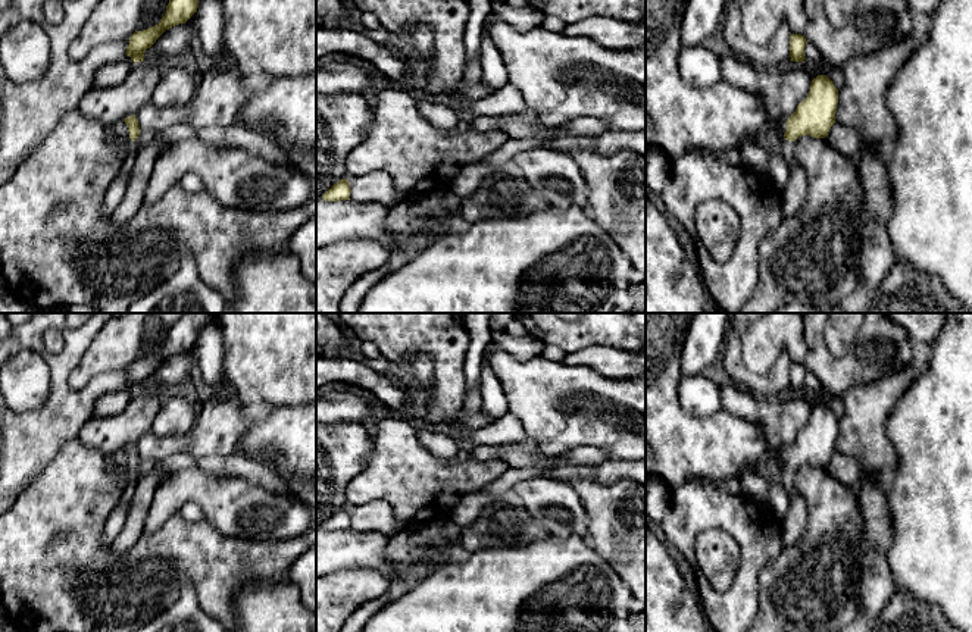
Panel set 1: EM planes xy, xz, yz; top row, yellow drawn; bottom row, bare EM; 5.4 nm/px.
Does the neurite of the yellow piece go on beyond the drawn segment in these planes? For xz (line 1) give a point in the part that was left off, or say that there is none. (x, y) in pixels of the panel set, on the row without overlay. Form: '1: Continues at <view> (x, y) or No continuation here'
1: No continuation here

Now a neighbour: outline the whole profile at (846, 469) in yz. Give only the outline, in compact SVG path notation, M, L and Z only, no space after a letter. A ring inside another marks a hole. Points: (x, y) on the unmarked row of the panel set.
M834 453L825 466L825 470L840 481L841 484L847 485L851 489L859 486L859 481L862 476L862 466L853 457L844 456L841 453Z

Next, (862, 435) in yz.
M909 363L873 384L854 387L841 397L844 414L838 420L835 451L857 460L862 470L875 472L885 494L893 486L898 462L885 423L925 367L922 365L916 369Z

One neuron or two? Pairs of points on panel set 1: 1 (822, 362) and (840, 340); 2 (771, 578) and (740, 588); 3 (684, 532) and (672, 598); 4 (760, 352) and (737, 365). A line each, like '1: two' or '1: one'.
1: two
2: two
3: two
4: two

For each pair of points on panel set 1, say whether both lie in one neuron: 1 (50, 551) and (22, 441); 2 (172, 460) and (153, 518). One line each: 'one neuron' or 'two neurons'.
1: two neurons
2: two neurons

